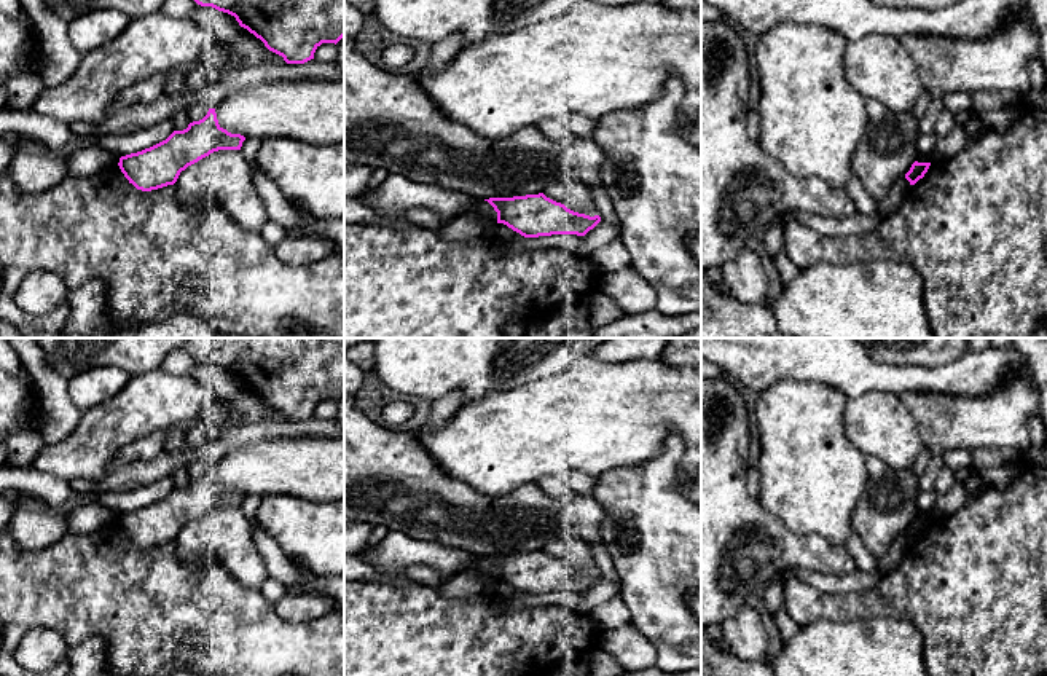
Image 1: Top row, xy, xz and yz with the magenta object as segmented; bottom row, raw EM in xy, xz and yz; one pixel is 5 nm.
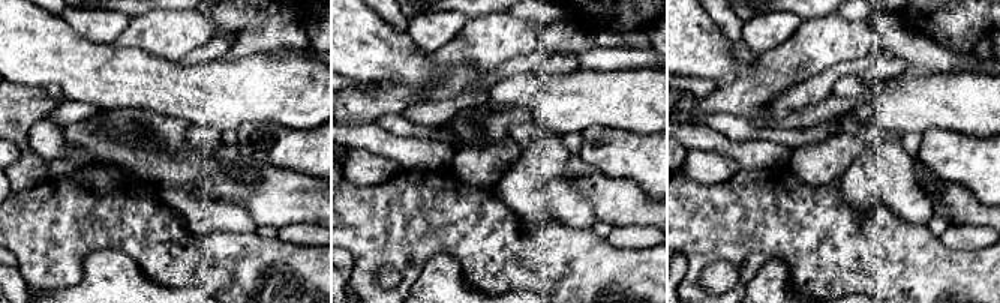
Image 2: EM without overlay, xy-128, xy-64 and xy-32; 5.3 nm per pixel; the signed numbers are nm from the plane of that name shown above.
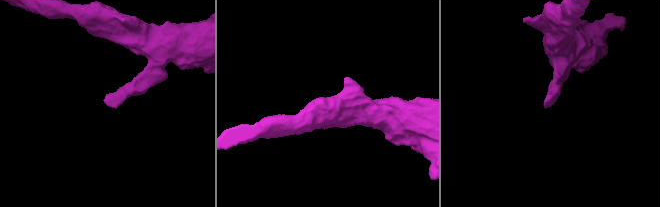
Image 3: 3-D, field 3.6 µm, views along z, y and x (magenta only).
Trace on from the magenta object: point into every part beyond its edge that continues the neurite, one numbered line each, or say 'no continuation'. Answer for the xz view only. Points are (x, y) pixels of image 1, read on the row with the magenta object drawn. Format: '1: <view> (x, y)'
no continuation

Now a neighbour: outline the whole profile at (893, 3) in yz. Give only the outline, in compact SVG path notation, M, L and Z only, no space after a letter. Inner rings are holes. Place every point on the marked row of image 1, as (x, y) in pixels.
M870 0L870 2L880 6L889 6L897 10L908 10L908 8L942 10L951 6L958 0Z

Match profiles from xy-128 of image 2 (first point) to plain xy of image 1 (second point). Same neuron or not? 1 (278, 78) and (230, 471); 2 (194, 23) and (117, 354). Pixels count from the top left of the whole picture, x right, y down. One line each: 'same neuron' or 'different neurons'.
1: same neuron
2: different neurons

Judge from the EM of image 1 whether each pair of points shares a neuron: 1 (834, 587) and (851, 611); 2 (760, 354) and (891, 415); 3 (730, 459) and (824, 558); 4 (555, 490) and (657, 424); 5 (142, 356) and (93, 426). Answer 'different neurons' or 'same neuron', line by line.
1: different neurons
2: different neurons
3: same neuron
4: different neurons
5: different neurons

